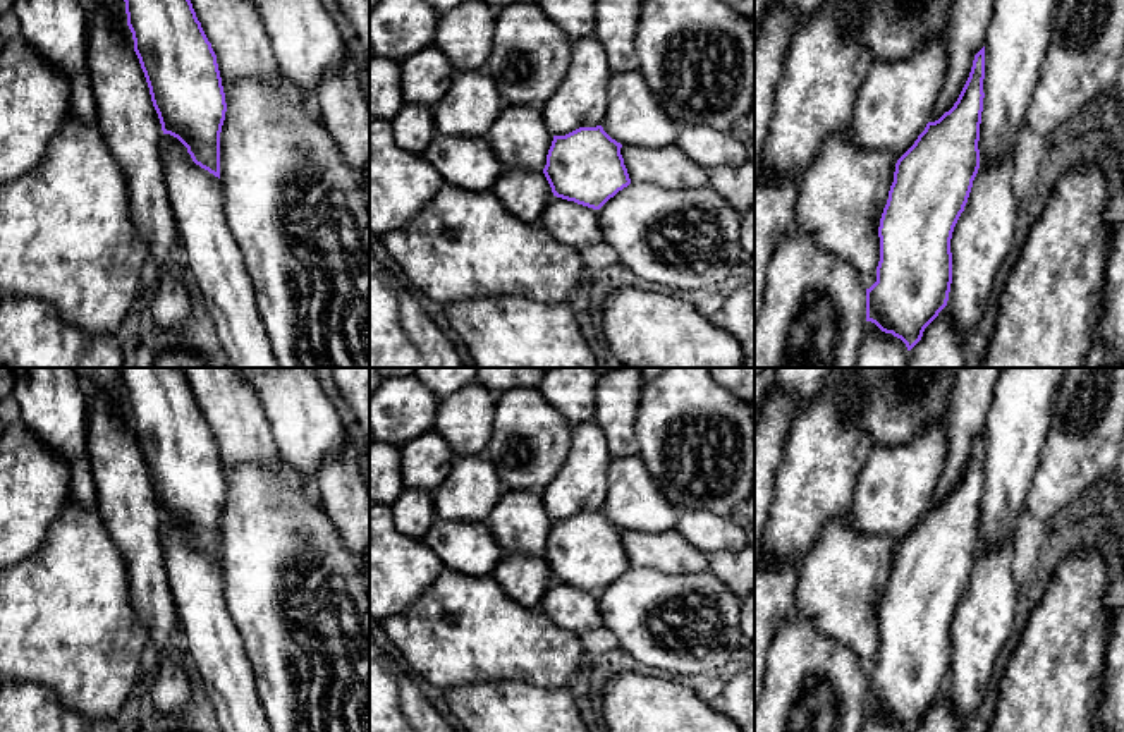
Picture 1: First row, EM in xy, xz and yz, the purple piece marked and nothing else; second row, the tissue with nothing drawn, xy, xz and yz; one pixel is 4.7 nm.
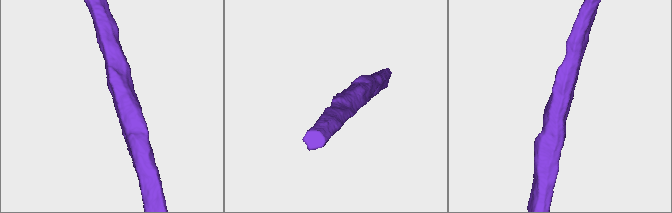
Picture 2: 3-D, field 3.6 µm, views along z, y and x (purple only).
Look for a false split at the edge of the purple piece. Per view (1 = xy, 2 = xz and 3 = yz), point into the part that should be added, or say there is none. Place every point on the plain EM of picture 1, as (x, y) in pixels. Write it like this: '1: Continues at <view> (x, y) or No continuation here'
1: No continuation here
2: No continuation here
3: No continuation here

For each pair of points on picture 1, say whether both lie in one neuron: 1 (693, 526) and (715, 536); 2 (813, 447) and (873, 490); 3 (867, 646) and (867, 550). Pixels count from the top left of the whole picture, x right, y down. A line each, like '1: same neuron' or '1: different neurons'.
1: same neuron
2: different neurons
3: same neuron

